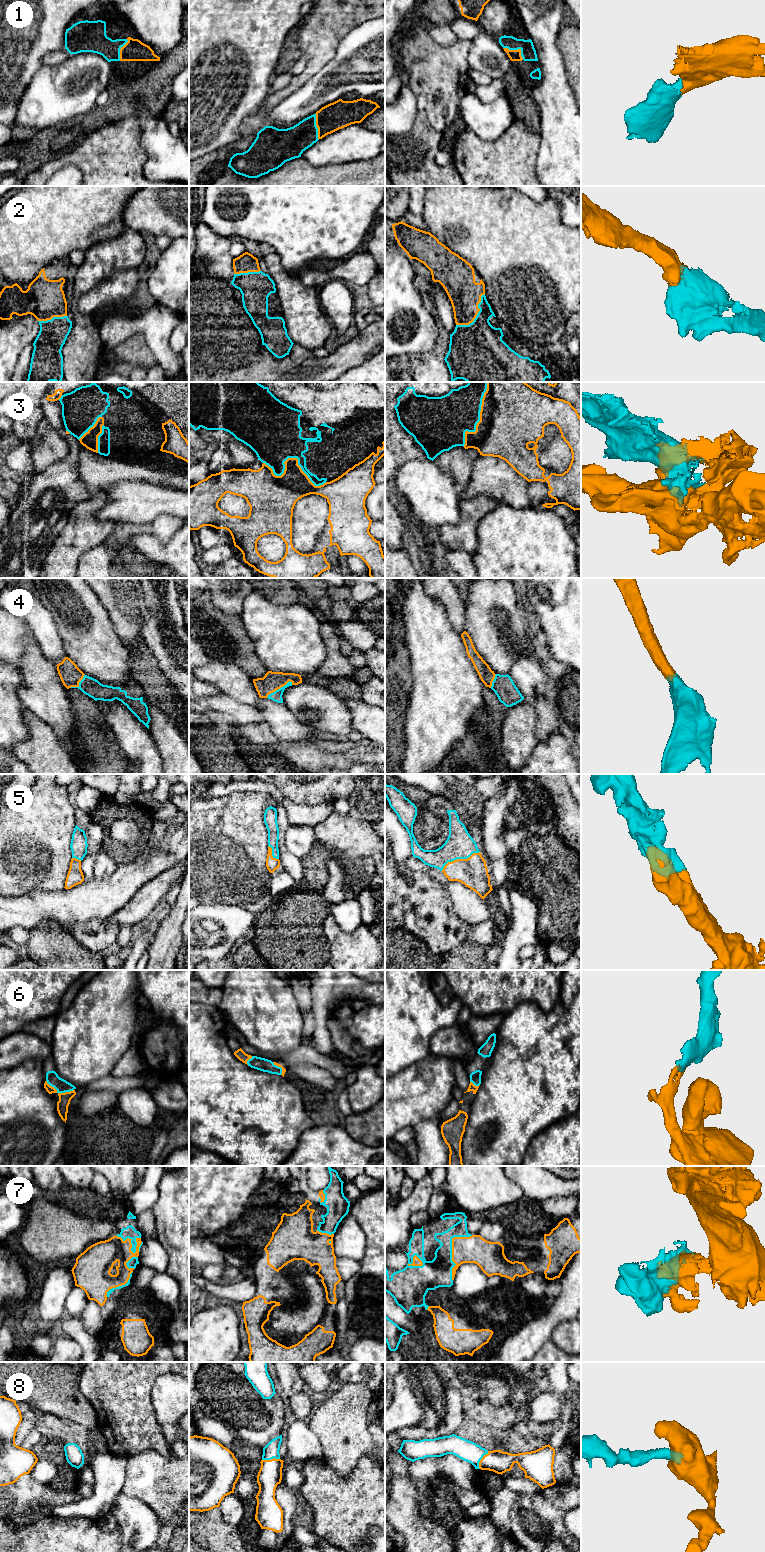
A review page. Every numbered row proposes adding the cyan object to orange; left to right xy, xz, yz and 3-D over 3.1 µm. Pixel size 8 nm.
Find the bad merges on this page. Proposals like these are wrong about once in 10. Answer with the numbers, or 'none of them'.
3

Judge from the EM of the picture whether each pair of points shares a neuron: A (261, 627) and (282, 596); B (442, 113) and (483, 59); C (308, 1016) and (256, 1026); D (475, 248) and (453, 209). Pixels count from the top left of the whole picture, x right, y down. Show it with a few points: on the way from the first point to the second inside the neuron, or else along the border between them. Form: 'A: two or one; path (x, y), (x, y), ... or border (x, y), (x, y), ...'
A: two; border (256, 593), (277, 604), (295, 604), (298, 602)
B: two; border (470, 45), (467, 68)
C: two; border (301, 1014), (303, 1019), (302, 1035), (304, 1037)
D: one; path (475, 238), (475, 231), (463, 219)

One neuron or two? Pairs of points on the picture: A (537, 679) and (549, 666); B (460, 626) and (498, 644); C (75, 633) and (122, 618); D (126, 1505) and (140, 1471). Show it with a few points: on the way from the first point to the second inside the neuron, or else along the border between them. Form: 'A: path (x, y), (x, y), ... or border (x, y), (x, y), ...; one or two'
A: border (539, 660), (541, 668), (549, 676); two
B: border (464, 605), (466, 630); two
C: border (99, 601), (108, 614), (113, 630), (122, 642); two
D: border (123, 1493), (139, 1498), (150, 1508); two

